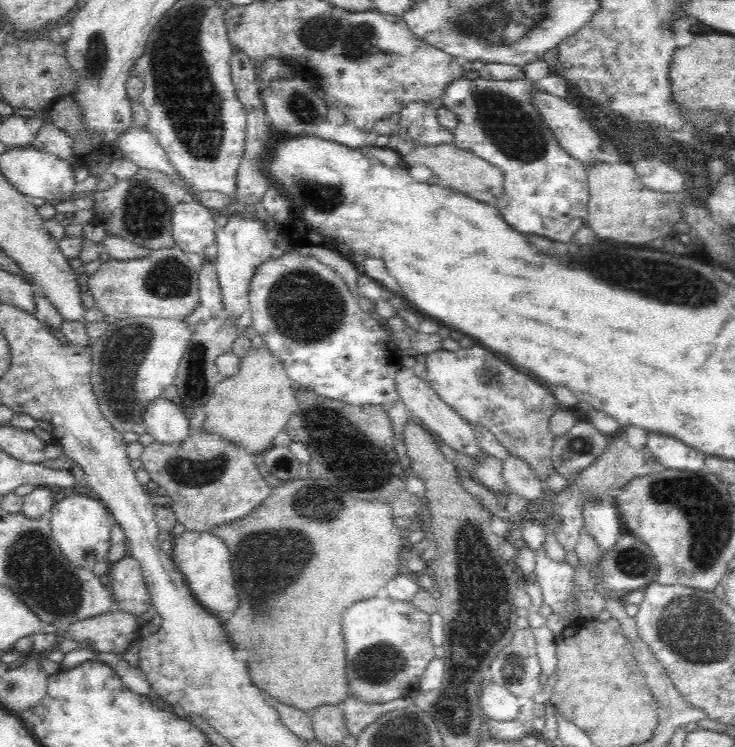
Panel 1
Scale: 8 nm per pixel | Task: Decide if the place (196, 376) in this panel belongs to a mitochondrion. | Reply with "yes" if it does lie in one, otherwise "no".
yes

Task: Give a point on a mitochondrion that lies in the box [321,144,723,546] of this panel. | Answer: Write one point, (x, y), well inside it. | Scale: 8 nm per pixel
(650, 278)

